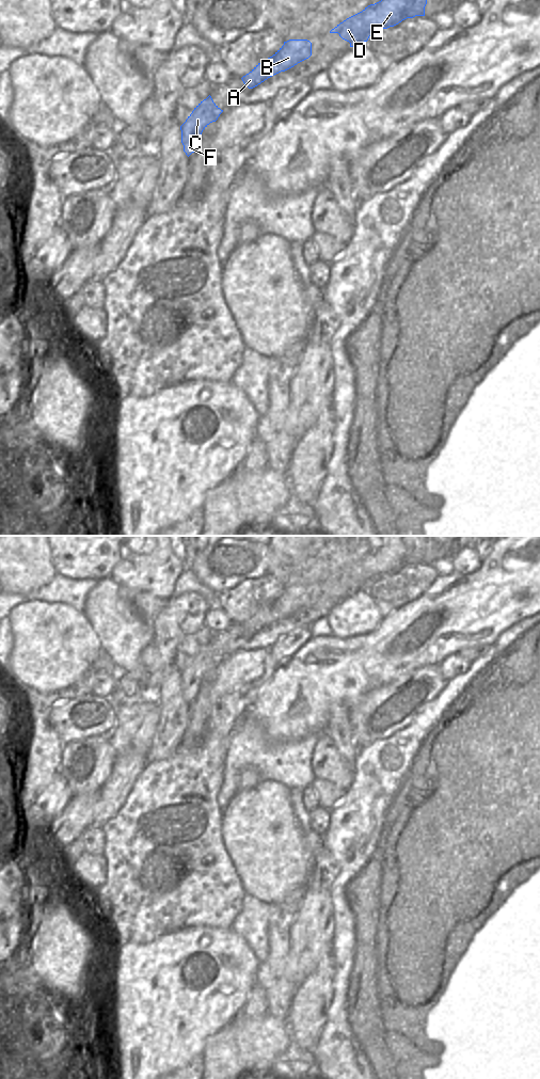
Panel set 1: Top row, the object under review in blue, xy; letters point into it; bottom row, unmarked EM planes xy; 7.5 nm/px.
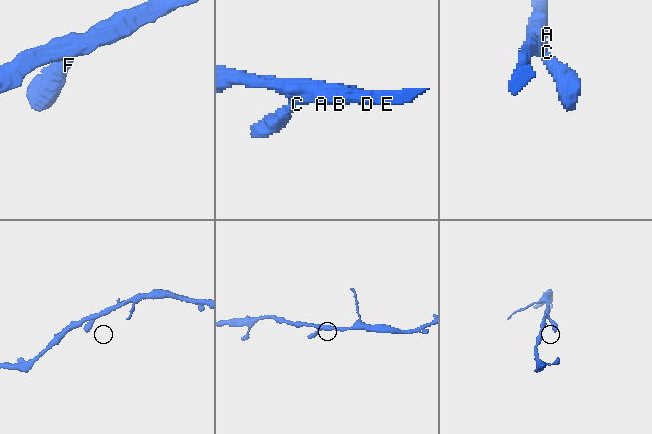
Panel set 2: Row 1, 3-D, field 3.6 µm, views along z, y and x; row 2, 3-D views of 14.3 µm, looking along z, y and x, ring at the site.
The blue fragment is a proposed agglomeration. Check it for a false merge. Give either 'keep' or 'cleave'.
keep

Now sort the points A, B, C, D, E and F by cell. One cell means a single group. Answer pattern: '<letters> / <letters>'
A B C D E F

